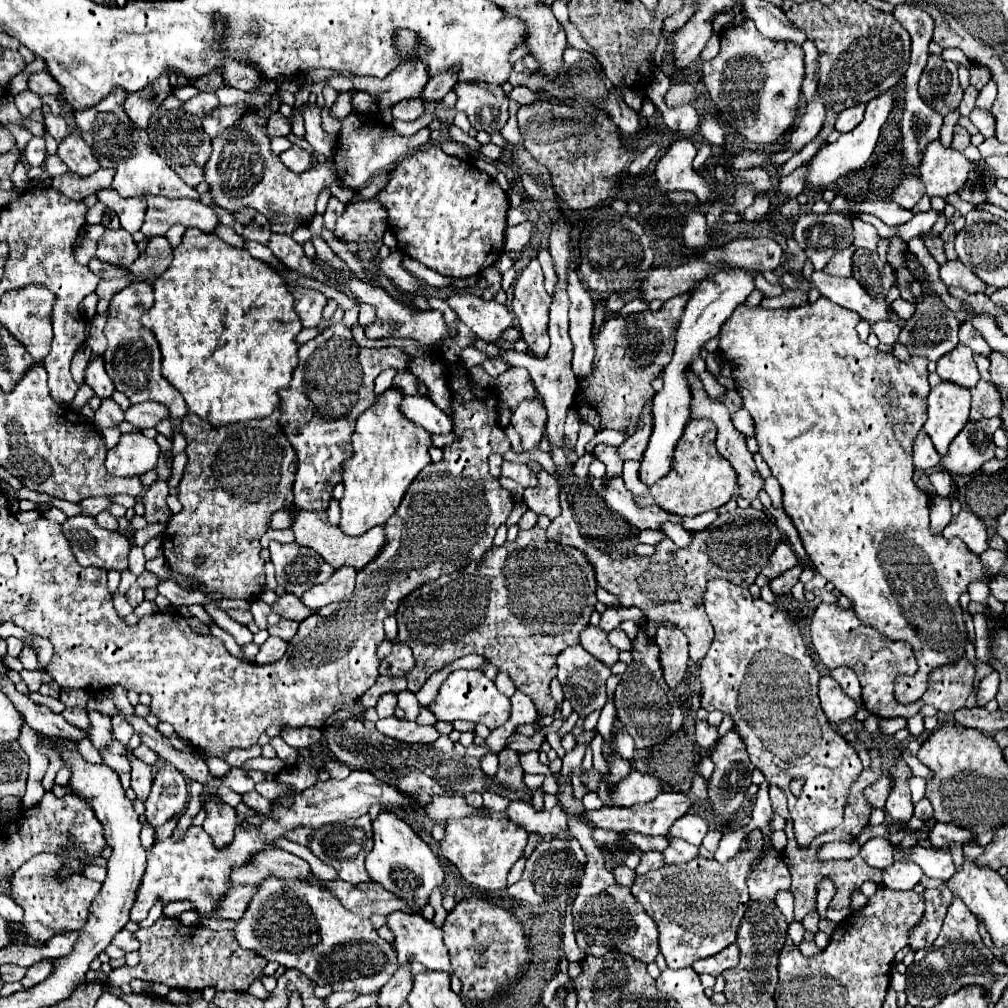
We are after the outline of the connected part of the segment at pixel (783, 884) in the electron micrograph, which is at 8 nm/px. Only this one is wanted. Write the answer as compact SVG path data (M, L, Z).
M764 844L762 864L752 868L752 872L748 874L748 890L752 902L774 904L778 890L788 890L788 888L790 888L790 872L782 862L780 852Z

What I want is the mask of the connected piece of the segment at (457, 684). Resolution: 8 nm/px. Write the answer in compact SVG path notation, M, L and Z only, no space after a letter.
M454 670L438 690L436 700L426 706L438 720L470 720L474 724L486 724L490 730L496 730L506 724L510 718L510 698L504 696L492 680L484 676L482 670Z

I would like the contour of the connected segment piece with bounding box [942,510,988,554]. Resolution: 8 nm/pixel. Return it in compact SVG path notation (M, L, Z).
M962 510L958 516L954 516L942 534L944 534L944 538L952 538L952 536L962 538L964 544L974 554L982 554L988 548L988 544L986 544L988 532L986 532L984 522L968 510Z

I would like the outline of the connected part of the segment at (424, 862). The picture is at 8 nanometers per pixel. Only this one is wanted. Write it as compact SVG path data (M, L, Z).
M382 810L372 822L374 826L374 848L366 856L366 870L370 878L382 884L388 892L404 900L412 908L424 908L430 900L432 890L440 888L444 882L444 870L430 846L396 814Z

